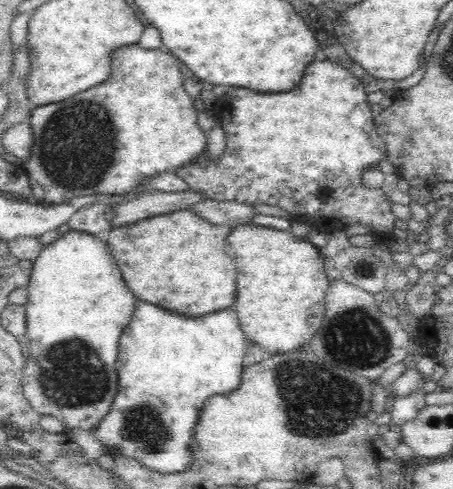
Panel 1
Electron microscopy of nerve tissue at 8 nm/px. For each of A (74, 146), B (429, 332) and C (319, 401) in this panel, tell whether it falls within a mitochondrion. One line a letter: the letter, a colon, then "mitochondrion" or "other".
A: mitochondrion
B: other
C: mitochondrion

